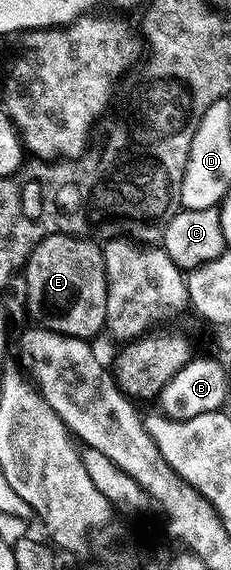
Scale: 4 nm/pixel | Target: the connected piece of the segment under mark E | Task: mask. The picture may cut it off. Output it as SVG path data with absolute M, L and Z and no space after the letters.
M54 233L37 243L35 250L28 255L25 266L27 309L35 320L32 322L41 322L44 329L52 329L70 337L95 339L99 332L104 332L107 324L107 276L100 242L83 240L87 239L69 233Z

